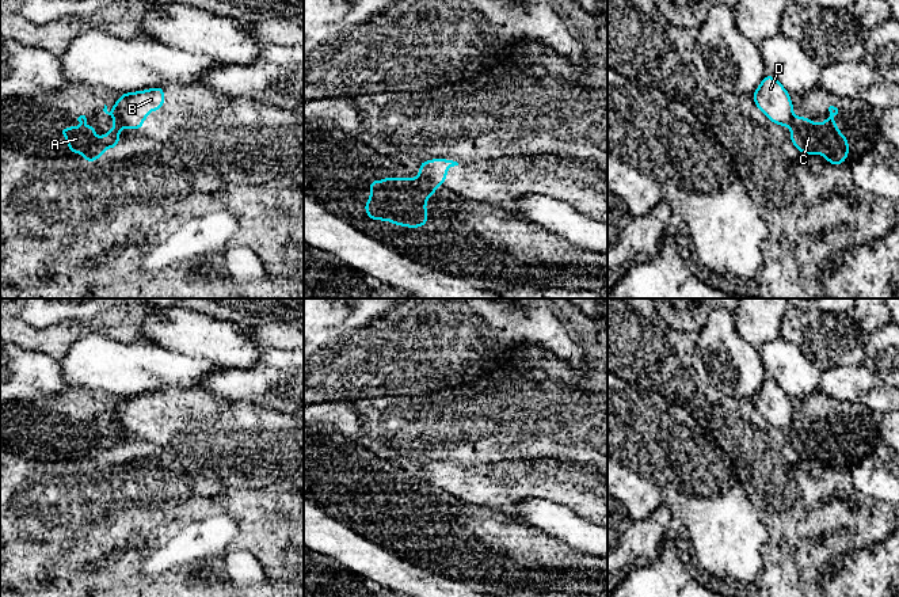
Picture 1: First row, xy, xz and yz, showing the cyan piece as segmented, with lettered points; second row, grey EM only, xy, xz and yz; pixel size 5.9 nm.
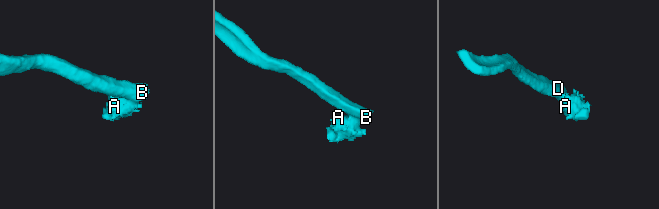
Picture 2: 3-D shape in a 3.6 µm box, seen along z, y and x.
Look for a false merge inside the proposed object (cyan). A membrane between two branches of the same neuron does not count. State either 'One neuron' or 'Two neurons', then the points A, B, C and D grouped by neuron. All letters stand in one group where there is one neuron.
Two neurons. Groups: A C / B D

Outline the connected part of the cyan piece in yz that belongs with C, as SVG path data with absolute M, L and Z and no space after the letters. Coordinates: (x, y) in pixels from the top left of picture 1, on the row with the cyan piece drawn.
M830 106L828 111L830 117L823 123L814 123L807 117L793 117L788 123L791 144L803 155L822 153L830 164L842 166L843 160L849 157L849 141L833 121L838 109Z

